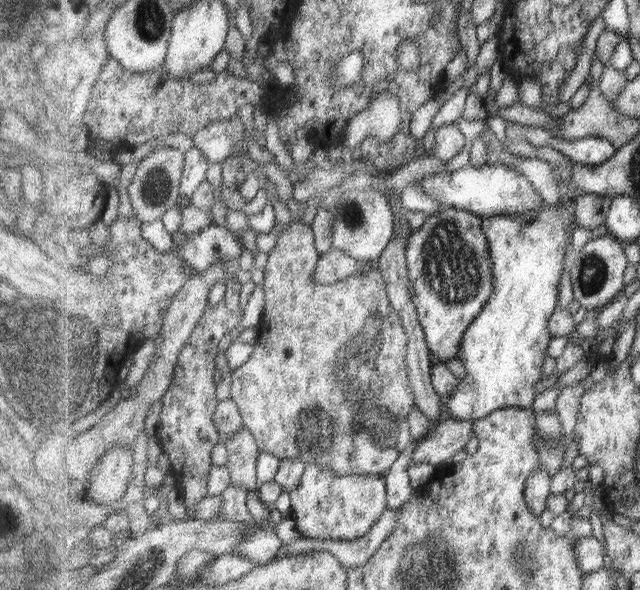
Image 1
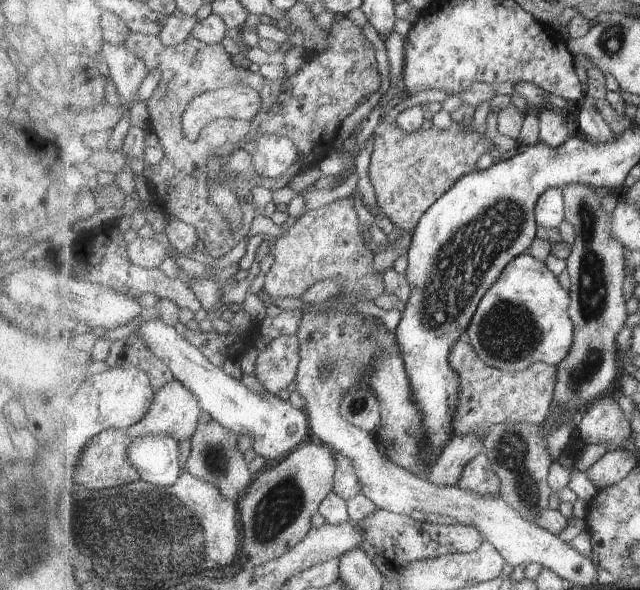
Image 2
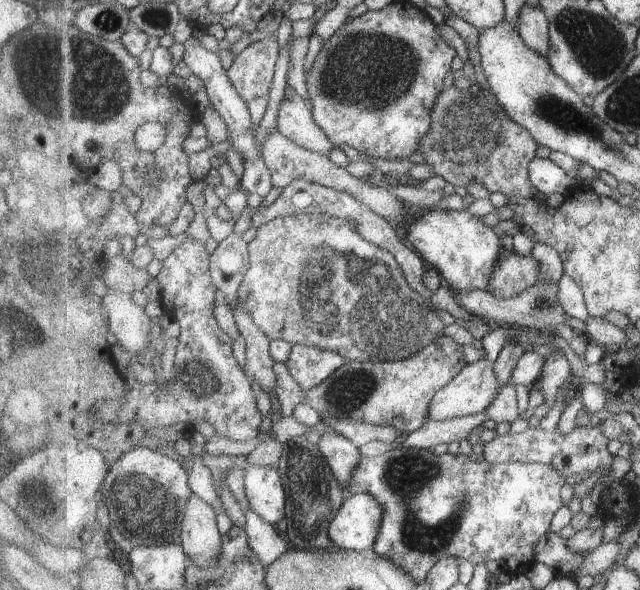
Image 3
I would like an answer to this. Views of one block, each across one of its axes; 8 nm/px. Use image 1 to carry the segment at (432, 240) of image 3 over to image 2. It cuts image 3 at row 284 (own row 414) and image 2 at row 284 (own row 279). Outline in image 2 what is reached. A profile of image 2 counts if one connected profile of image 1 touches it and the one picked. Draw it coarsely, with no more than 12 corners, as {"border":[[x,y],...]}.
{"border":[[530,253],[468,328],[484,364],[557,367],[574,344],[569,290]]}

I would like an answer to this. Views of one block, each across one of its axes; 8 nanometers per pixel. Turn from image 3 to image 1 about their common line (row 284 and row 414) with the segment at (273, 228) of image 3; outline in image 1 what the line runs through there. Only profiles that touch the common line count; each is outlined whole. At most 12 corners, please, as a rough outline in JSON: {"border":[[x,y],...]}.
{"border":[[311,225],[265,266],[230,398],[259,450],[385,477],[414,440],[375,267],[315,283]]}

